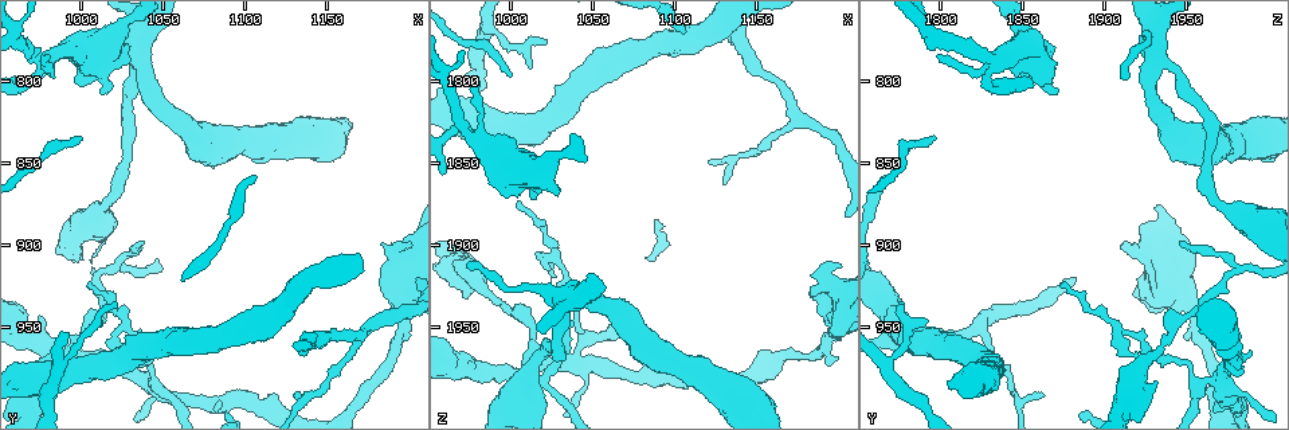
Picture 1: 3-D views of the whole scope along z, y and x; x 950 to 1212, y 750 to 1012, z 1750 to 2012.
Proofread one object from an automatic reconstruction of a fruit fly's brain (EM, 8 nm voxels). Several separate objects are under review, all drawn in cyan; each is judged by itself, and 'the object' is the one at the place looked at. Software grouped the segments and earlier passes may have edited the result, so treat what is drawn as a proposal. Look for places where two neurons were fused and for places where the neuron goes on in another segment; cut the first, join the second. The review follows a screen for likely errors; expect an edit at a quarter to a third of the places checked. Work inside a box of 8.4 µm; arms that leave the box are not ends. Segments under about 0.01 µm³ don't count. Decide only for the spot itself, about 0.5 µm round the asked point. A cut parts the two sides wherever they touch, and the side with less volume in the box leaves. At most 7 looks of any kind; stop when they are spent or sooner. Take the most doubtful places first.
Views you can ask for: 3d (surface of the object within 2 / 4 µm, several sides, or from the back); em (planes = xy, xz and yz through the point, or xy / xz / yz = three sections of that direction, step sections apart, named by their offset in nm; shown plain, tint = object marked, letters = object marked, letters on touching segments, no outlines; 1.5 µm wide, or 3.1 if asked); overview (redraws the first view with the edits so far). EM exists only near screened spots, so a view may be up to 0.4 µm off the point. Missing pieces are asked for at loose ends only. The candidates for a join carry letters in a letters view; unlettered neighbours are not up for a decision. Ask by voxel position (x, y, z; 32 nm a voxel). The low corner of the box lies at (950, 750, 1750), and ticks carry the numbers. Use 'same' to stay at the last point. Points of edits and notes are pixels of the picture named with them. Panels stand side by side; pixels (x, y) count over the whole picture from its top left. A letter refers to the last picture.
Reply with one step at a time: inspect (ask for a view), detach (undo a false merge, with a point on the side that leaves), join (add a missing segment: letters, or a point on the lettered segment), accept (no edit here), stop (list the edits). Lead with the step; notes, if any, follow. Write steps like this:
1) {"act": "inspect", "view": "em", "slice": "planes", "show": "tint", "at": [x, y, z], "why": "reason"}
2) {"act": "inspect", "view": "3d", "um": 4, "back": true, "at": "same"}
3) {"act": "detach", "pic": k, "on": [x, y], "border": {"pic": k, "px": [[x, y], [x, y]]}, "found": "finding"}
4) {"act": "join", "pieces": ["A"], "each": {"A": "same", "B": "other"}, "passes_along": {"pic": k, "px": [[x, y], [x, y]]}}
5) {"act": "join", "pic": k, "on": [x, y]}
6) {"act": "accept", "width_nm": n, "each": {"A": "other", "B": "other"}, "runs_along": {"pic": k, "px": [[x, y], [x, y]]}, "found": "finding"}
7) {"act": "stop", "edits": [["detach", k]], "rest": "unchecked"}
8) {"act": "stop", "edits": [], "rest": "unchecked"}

{"act": "inspect", "view": "3d", "um": 4, "at": [1012, 806, 1874], "why": "branch stops here"}

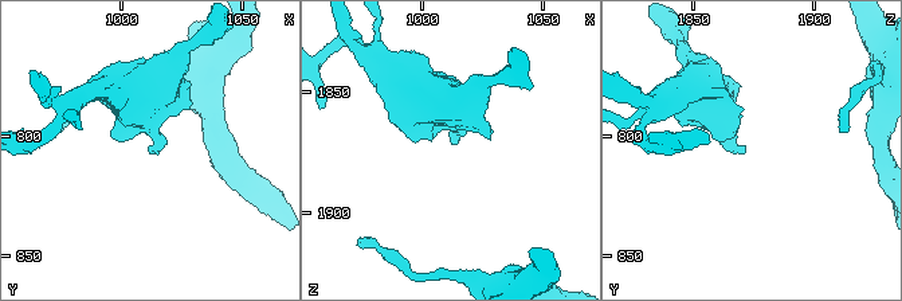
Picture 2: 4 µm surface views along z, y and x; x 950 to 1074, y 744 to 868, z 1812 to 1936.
{"act": "inspect", "view": "em", "slice": "planes", "show": "letters", "at": [1014, 806, 1871], "why": "need the tissue"}

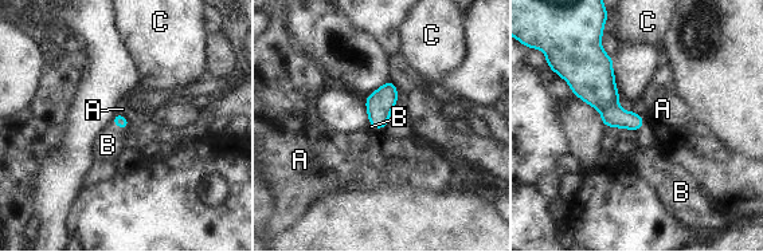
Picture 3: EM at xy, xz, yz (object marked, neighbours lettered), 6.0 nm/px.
{"act": "join", "pieces": ["B"], "each": {"A": "other", "B": "same", "C": "other"}, "passes_along": {"pic": 3, "px": [[118, 119], [118, 125], [108, 145]]}, "found": "it goes on there"}

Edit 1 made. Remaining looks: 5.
{"act": "inspect", "view": "overview"}

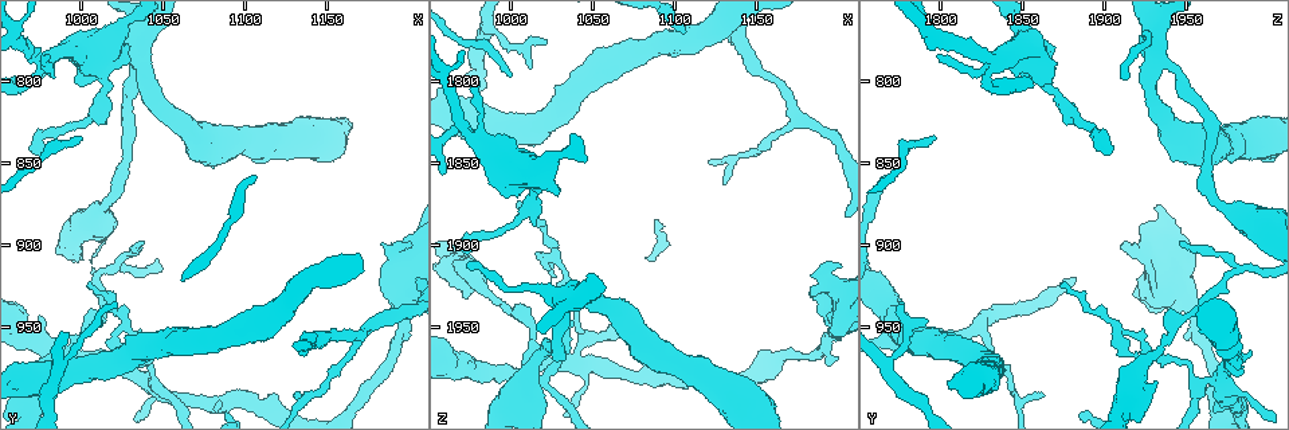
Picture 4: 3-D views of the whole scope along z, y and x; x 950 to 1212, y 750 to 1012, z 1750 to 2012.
{"act": "inspect", "view": "3d", "um": 4, "at": [1026, 966, 1920], "why": "tapers out"}

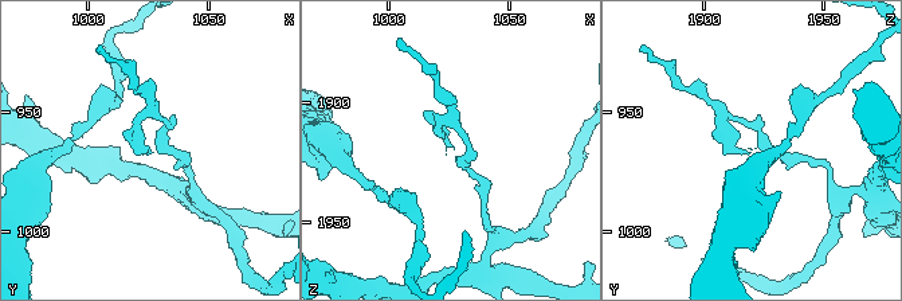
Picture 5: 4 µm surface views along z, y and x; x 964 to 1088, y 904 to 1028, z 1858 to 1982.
{"act": "inspect", "view": "em", "slice": "yz", "step": 4, "show": "tint", "at": [1028, 966, 1919], "why": "now the EM"}

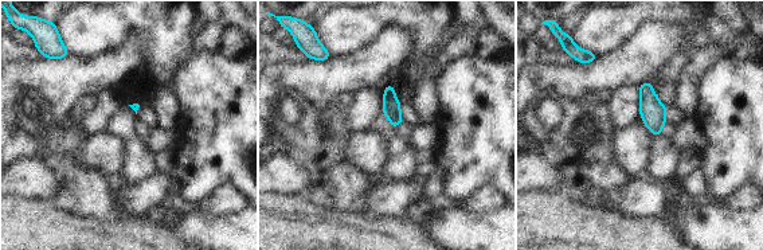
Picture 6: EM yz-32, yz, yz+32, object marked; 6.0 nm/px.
{"act": "inspect", "view": "em", "slice": "planes", "show": "letters", "at": "same"}

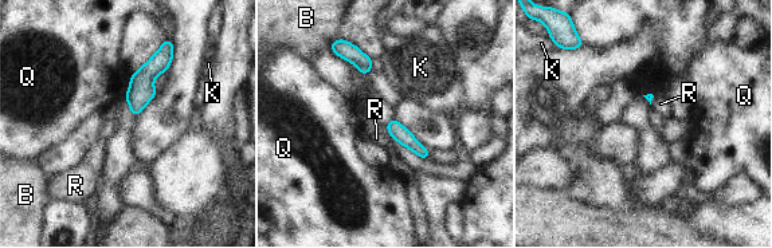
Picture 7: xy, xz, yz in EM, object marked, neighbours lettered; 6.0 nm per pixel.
{"act": "accept", "each": {"B": "other", "K": "other", "Q": "other", "R": "other"}, "border": {"pic": 7, "px": [[130, 75], [130, 83], [124, 97]]}, "found": "no lettered segment goes on from it"}

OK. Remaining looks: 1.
{"act": "stop", "edits": [["join", 3]], "rest": "unchecked"}

